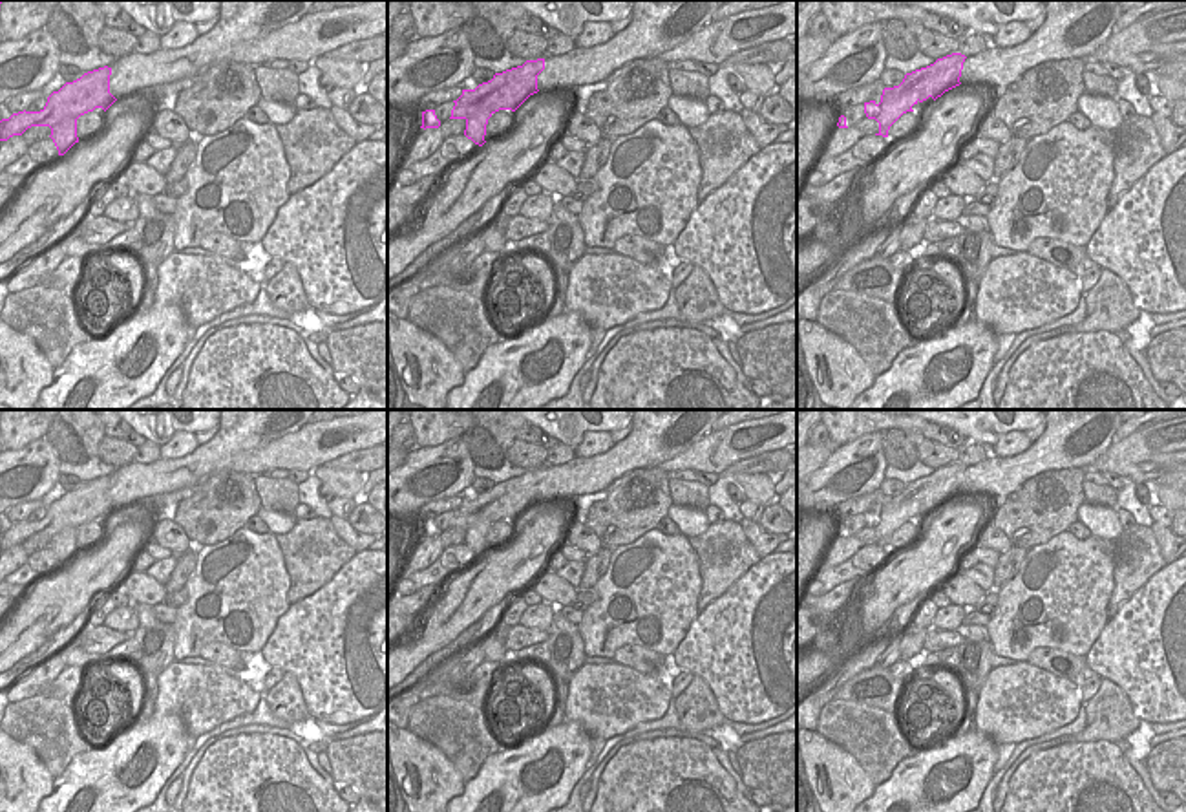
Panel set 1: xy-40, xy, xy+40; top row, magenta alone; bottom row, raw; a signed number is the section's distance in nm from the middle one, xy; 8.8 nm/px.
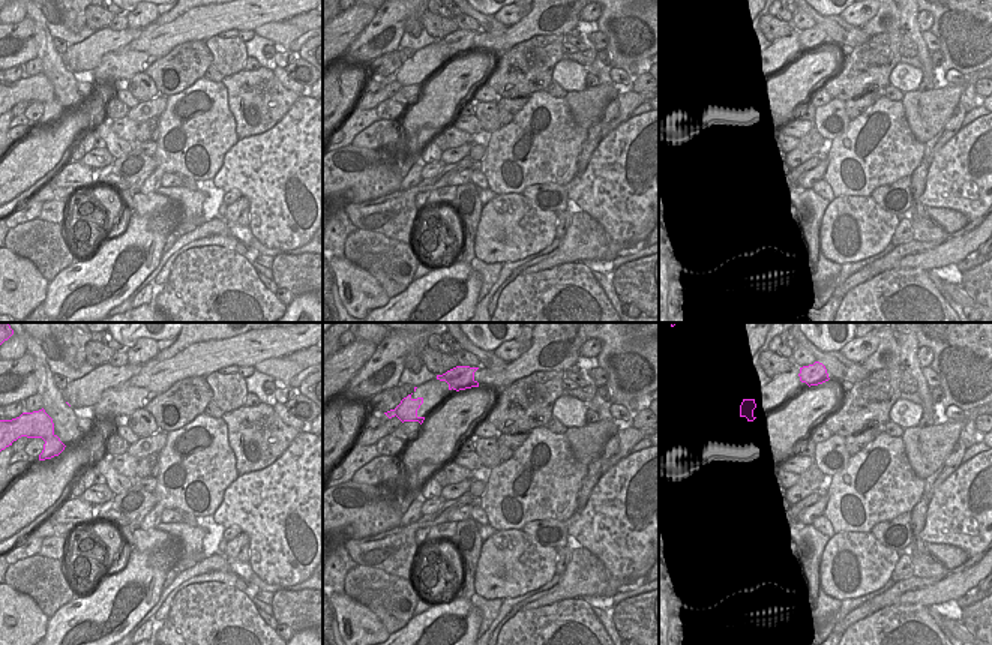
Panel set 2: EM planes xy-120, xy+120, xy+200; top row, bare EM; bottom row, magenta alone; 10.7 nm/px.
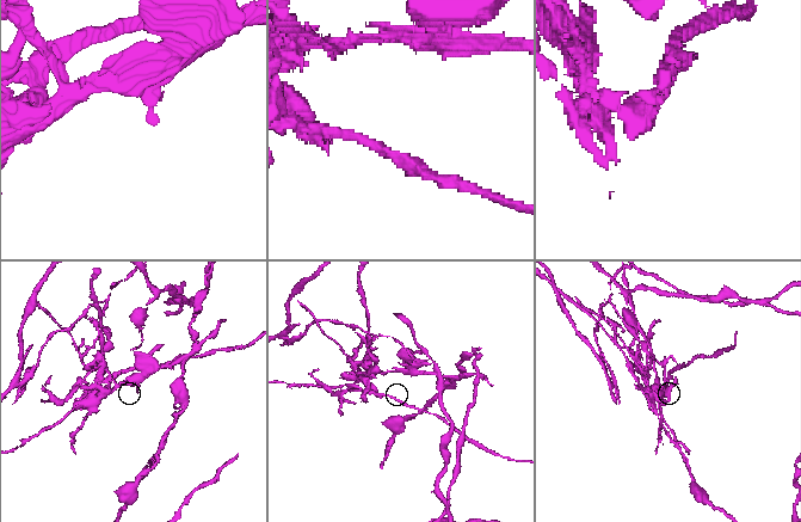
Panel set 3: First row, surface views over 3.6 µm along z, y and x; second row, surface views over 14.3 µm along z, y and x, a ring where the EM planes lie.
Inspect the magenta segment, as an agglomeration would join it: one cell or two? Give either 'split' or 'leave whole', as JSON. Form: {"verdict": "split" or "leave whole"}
{"verdict": "split"}

